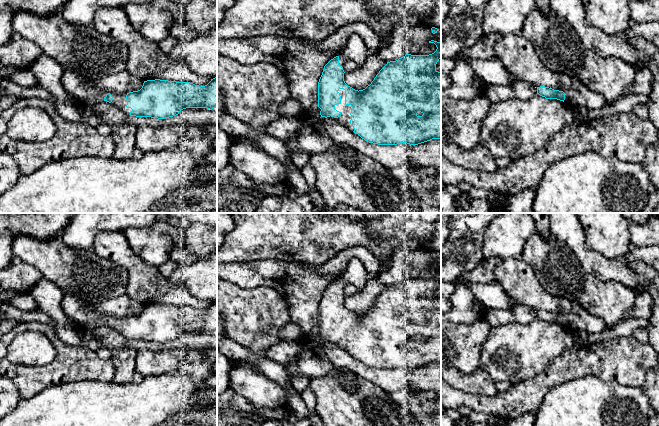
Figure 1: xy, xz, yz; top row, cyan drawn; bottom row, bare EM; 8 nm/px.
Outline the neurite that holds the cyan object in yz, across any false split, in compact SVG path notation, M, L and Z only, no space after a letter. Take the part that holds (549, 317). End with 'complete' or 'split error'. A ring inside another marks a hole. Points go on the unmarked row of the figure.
M572 303L571 310L564 315L545 310L537 311L537 318L546 323L557 323L572 331L585 331L589 334L600 333L606 327L600 317L590 314L578 303Z | split error

